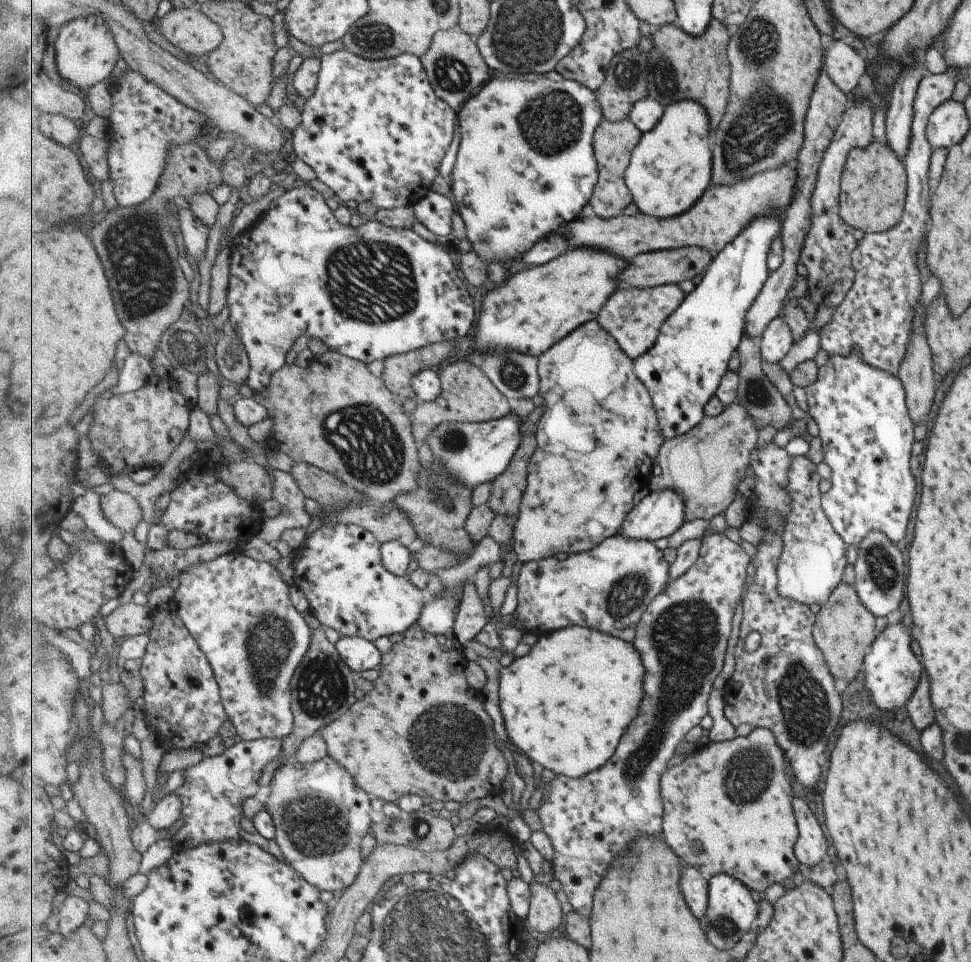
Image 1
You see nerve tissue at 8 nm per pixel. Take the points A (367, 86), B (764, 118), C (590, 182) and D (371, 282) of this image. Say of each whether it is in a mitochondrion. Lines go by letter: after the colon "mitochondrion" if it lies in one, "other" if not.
A: other
B: mitochondrion
C: other
D: mitochondrion

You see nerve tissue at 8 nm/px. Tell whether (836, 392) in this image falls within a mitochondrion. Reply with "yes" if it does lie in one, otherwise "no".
no

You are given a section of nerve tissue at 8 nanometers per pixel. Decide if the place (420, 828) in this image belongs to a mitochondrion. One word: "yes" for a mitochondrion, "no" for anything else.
yes

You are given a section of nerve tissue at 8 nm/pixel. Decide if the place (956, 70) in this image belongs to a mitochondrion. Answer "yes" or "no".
no

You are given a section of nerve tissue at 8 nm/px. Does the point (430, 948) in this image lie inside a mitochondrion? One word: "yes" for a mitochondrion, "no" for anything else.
yes

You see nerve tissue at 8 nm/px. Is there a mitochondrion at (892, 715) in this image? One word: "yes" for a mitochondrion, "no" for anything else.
no

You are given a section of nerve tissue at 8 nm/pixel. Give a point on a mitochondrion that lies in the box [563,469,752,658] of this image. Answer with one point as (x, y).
(627, 594)

